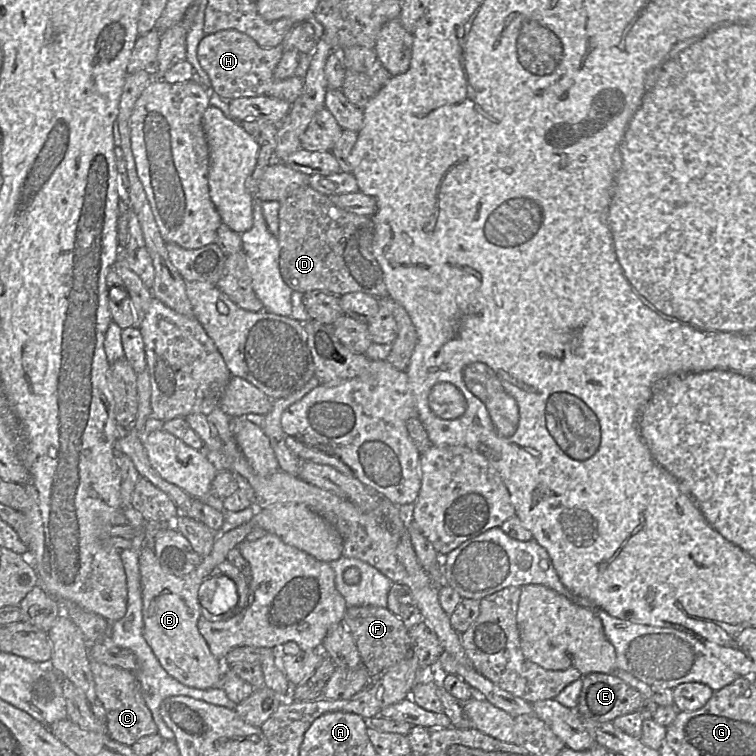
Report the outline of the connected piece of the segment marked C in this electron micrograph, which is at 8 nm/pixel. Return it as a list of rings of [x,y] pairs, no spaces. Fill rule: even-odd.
[[[90,659],[97,701],[106,714],[106,733],[116,742],[131,746],[138,739],[156,734],[158,727],[146,706],[140,683],[134,672]]]

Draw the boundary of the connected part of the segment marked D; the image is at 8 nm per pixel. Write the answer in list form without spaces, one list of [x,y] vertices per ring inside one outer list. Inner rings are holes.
[[[304,187],[280,201],[278,218],[279,269],[294,292],[319,291],[337,296],[360,292],[388,297],[382,268],[373,254],[372,216],[347,212],[337,207],[328,195]]]

